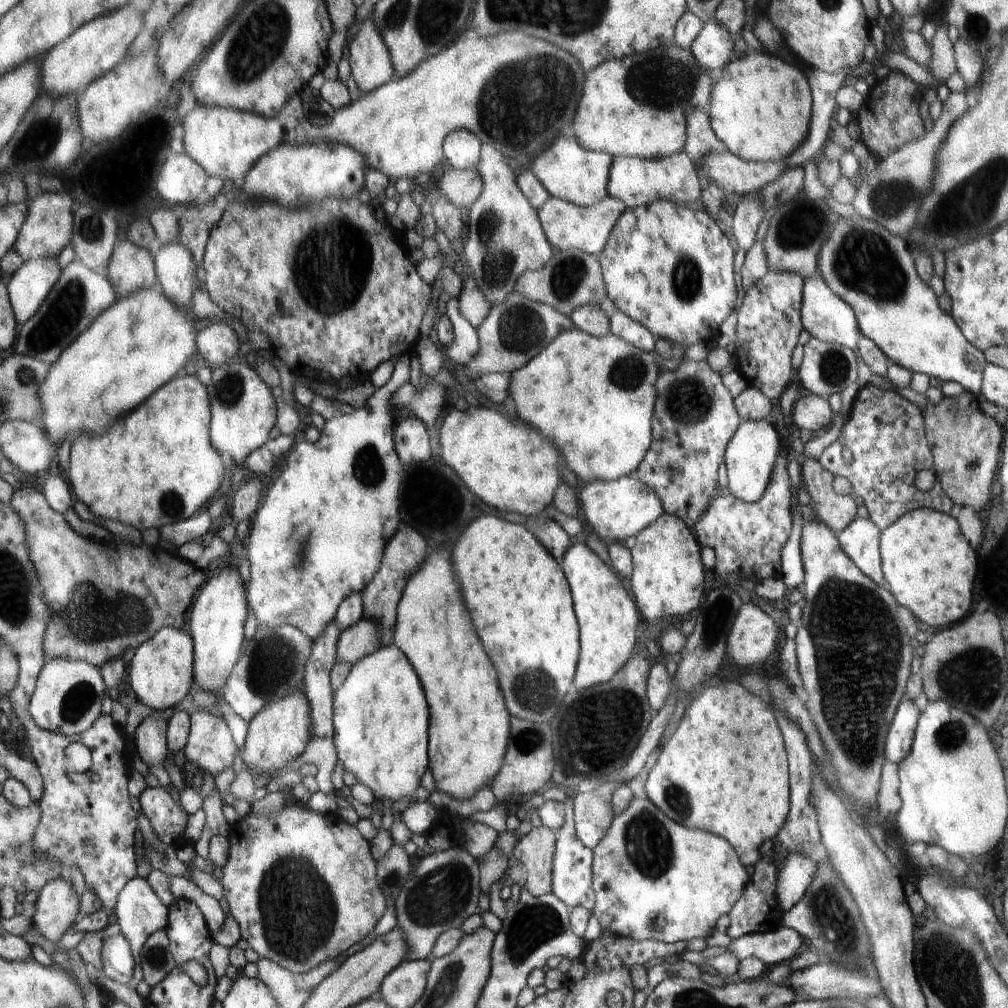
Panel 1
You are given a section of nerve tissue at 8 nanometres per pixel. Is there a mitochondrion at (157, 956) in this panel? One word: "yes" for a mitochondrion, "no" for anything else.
yes

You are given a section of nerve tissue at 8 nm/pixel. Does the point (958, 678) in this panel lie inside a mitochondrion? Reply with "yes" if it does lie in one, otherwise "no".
yes

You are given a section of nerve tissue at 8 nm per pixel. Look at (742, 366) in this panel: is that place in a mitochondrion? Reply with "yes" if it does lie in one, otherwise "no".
no

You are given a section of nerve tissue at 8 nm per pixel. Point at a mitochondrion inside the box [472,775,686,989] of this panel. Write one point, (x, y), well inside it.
(648, 844)

